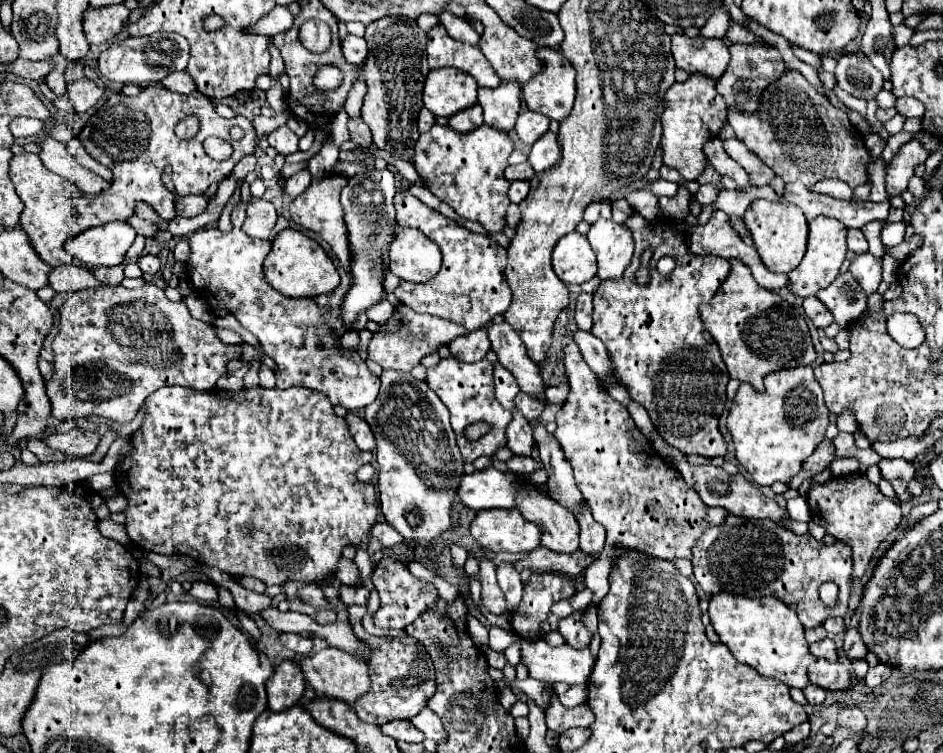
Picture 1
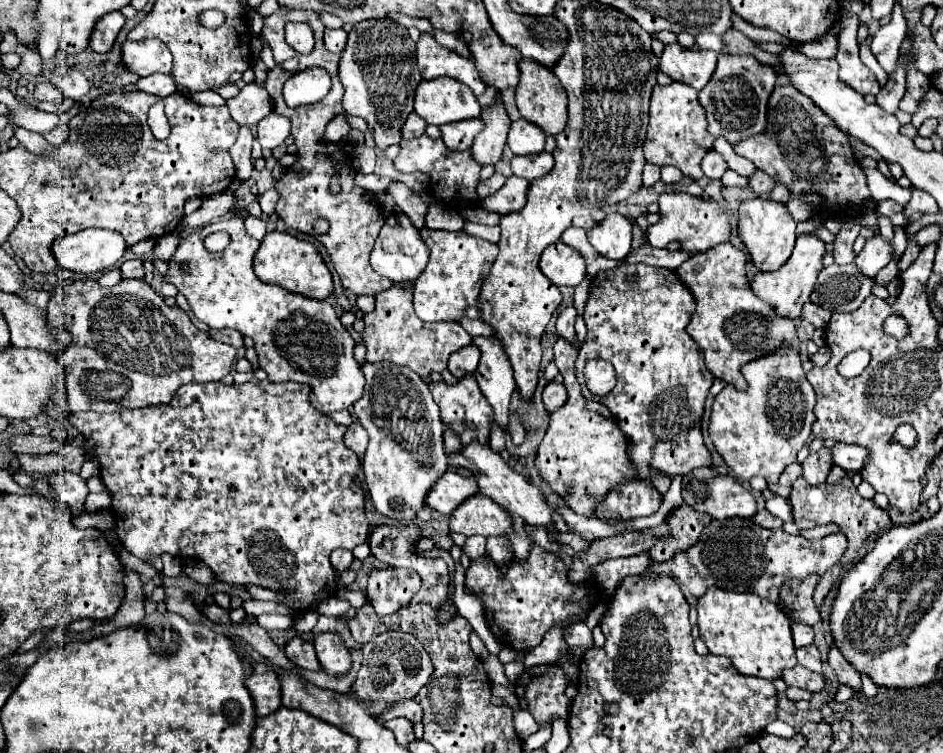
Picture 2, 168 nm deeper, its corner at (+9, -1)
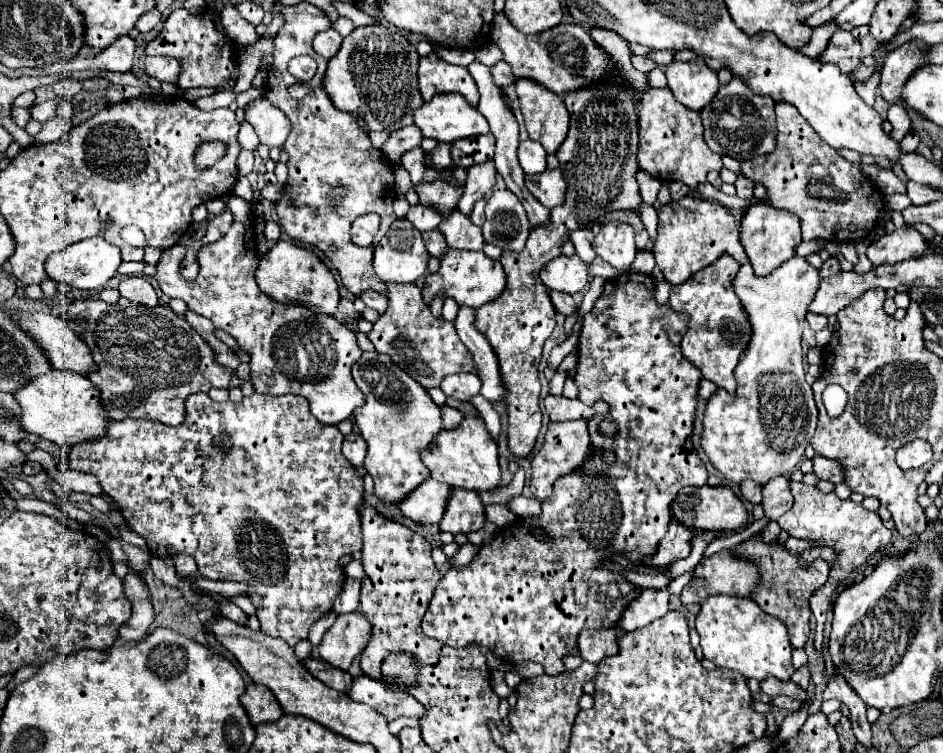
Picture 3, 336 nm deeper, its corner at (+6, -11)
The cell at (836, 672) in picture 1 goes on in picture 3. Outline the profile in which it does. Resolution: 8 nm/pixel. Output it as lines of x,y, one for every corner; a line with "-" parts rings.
769,677
761,683
761,691
769,697
775,697
775,695
787,695
791,699
799,699
799,701
807,701
807,691
797,687
797,683
793,681
779,681
775,677

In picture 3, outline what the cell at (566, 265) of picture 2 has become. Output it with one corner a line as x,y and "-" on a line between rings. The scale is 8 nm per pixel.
559,255
557,259
551,259
539,273
541,281
545,287
553,291
563,291
563,293
577,293
587,287
587,267
585,263
573,255

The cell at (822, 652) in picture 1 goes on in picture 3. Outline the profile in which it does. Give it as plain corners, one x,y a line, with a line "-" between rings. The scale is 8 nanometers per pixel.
805,665
805,667
799,667
799,669
793,673
791,681
795,681
797,685
801,685
803,689
809,687
809,683
811,683
811,671
809,671
809,667
807,667
807,665

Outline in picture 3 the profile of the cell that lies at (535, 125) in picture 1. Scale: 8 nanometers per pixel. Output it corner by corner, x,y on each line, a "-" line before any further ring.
531,139
521,141
517,155
525,173
541,173
547,169
547,163
545,163
547,153
537,141
531,141

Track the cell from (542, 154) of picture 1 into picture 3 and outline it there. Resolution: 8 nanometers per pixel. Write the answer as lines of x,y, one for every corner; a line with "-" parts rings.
547,169
537,175
525,175
525,185
547,209
565,201
565,179
561,169

